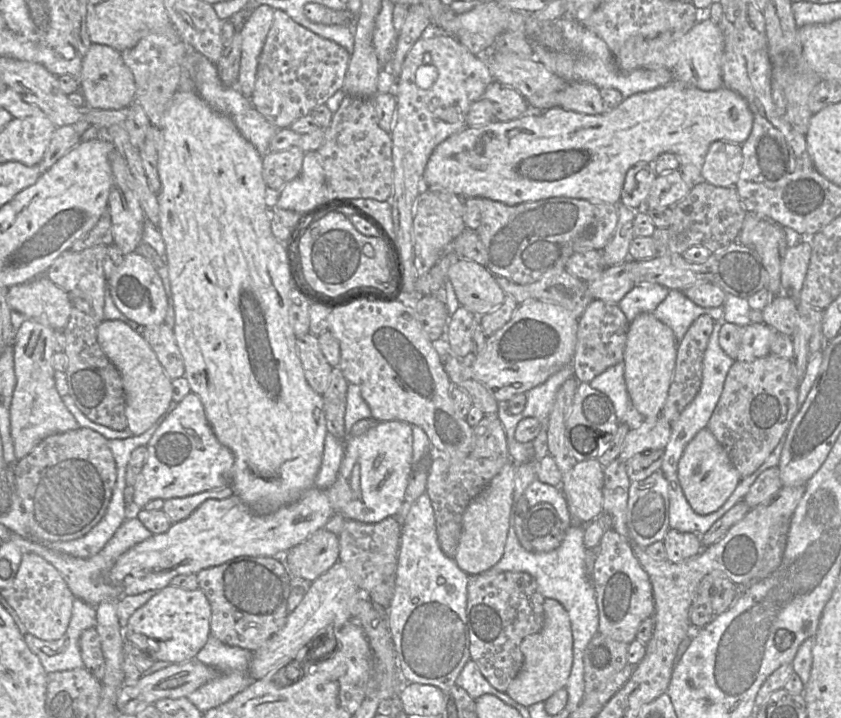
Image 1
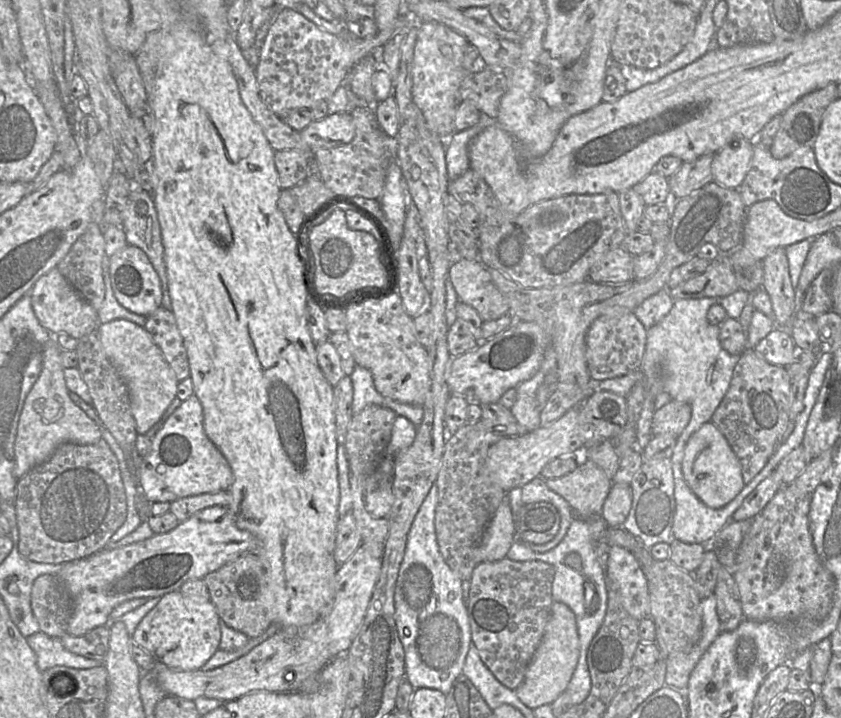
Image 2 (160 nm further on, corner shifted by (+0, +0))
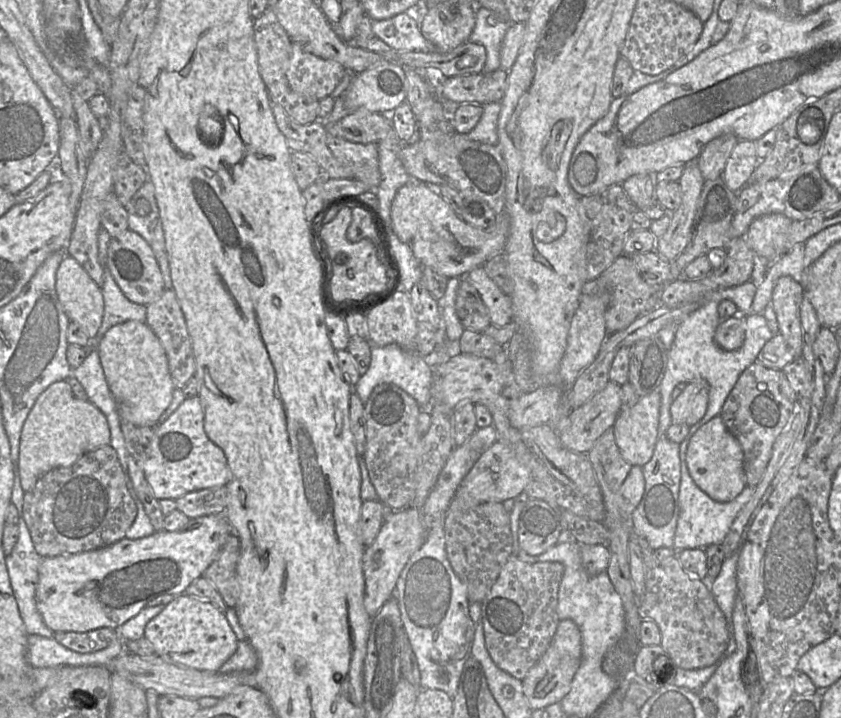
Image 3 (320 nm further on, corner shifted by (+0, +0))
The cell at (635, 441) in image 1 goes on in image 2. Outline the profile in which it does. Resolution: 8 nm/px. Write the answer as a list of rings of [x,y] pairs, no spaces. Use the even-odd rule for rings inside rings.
[[[671,400],[655,411],[652,419],[652,436],[677,438],[690,421],[691,406],[682,401]]]

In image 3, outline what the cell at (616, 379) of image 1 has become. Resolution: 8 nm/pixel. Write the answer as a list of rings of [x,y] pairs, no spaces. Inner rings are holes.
[[[751,282],[741,285],[718,289],[710,292],[709,302],[694,311],[683,322],[676,326],[674,341],[668,350],[667,368],[658,390],[661,395],[658,435],[665,435],[668,427],[672,425],[670,405],[673,401],[671,394],[681,382],[691,382],[695,379],[704,379],[709,384],[708,407],[704,417],[694,424],[695,431],[709,422],[712,418],[721,414],[723,405],[735,386],[741,373],[756,362],[757,356],[764,345],[773,337],[763,314],[752,313],[751,307],[756,292],[756,286]],[[722,300],[733,301],[738,313],[745,317],[745,339],[743,345],[734,351],[721,349],[714,340],[716,328],[720,323],[718,304]]]

